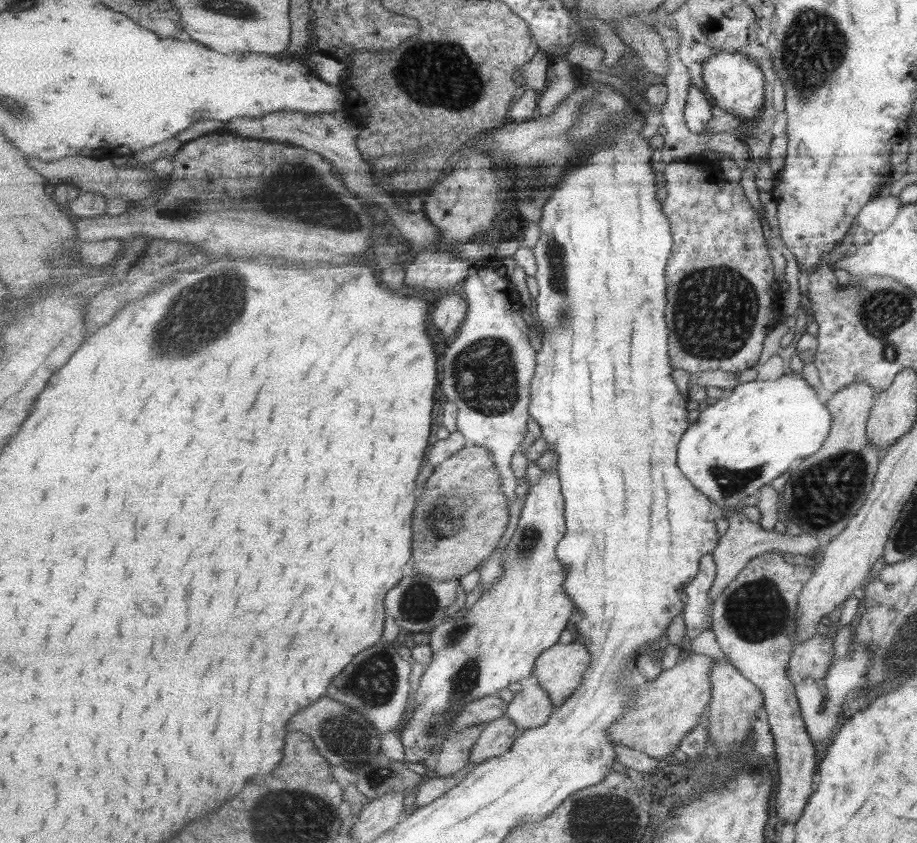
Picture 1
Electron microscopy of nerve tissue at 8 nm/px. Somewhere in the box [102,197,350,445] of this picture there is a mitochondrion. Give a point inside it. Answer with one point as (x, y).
(206, 308)

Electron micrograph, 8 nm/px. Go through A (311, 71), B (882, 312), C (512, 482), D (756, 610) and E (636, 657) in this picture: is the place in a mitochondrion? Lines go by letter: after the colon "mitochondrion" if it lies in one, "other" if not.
A: other
B: mitochondrion
C: other
D: mitochondrion
E: other

